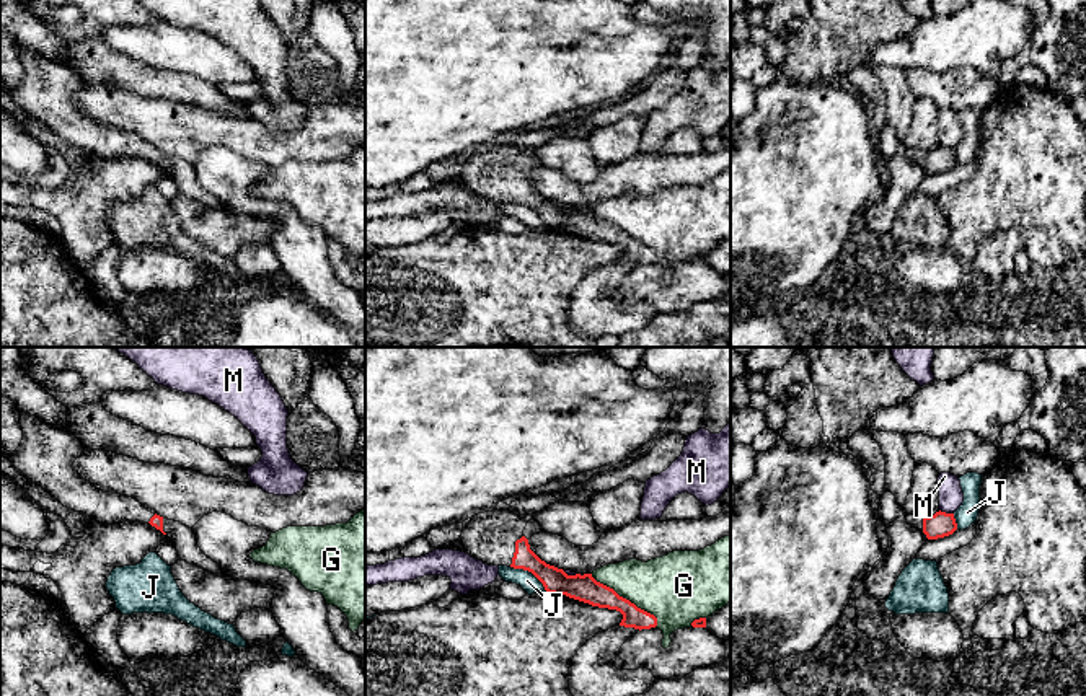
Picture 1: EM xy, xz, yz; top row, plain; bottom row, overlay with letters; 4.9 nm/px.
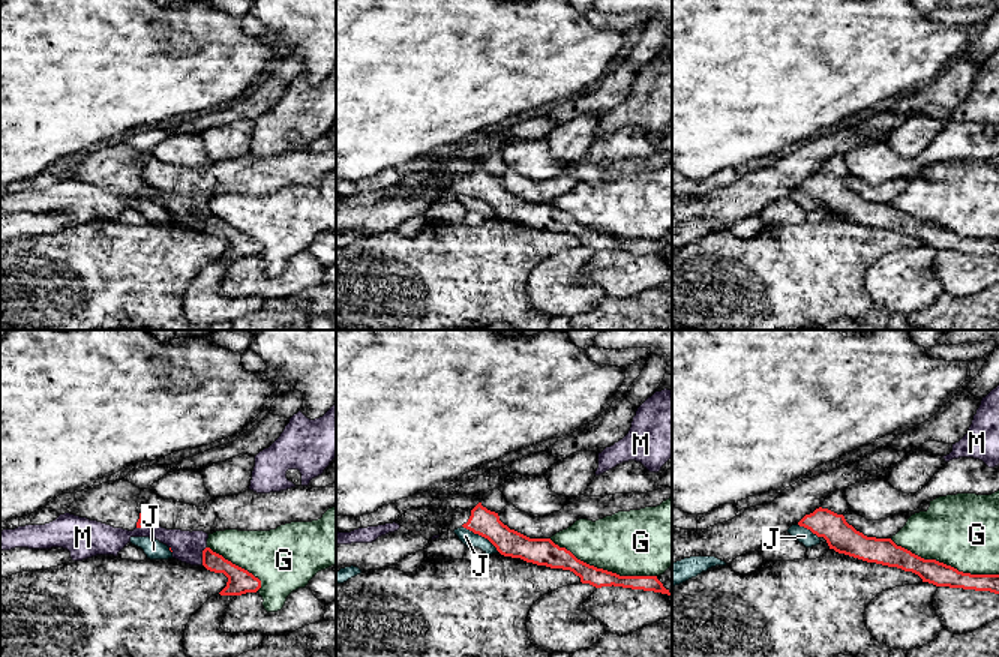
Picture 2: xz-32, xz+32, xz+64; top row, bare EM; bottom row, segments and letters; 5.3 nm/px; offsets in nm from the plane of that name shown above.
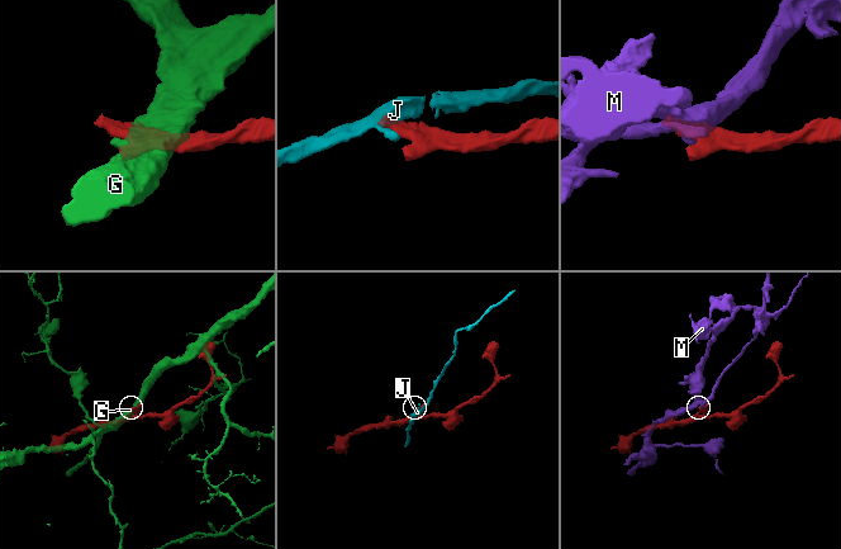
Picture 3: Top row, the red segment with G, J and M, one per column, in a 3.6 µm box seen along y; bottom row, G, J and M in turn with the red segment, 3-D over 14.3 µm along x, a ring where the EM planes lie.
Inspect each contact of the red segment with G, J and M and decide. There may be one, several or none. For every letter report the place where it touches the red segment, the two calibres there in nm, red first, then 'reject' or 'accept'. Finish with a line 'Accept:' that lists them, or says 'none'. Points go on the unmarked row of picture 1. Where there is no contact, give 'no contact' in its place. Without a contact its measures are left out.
G: meets red in xz at (625, 233); 130 nm thick on the red side, 320 nm on the other; reject
J: meets red in xz at (530, 206); 130 nm thick on the red side, 90 nm on the other; reject
M: meets red in yz at (944, 147); 120 nm thick on the red side, 120 nm on the other; reject
Accept: none

